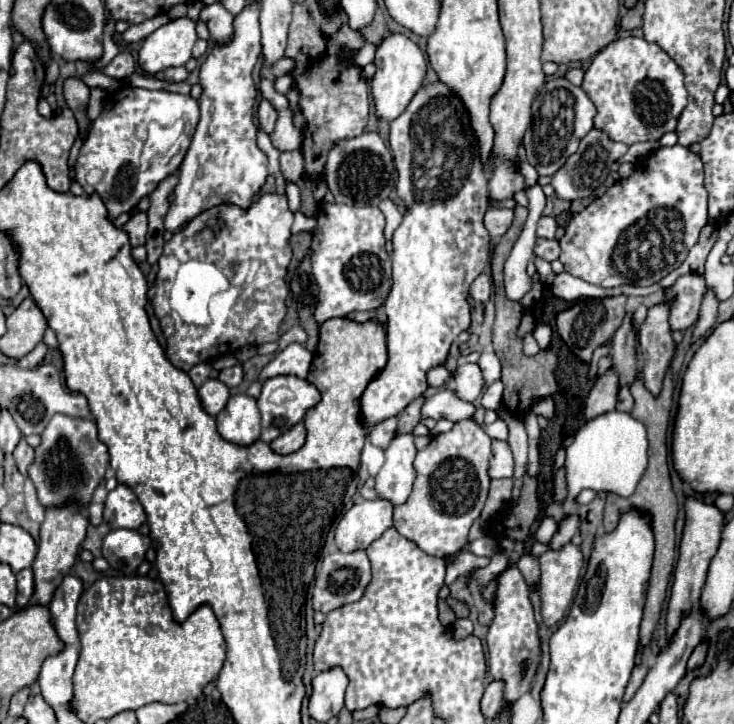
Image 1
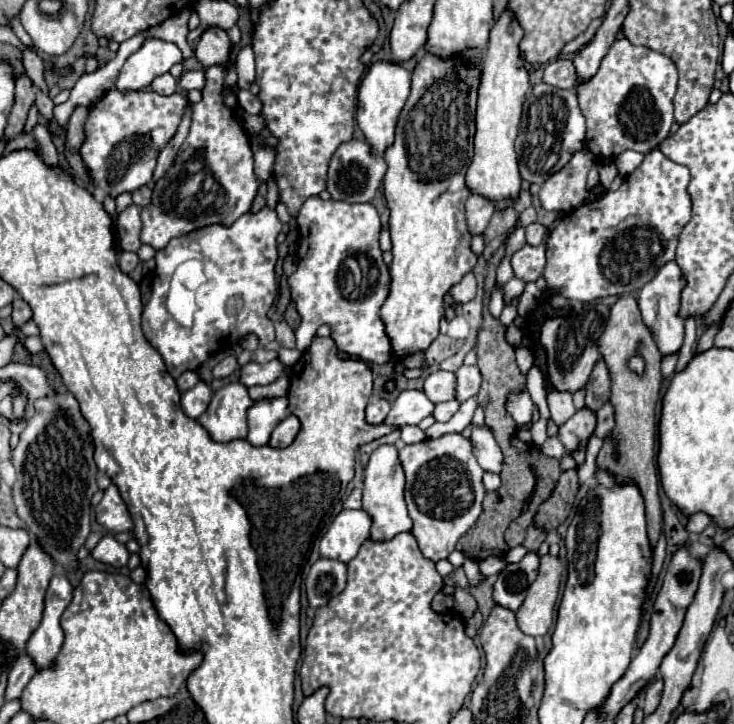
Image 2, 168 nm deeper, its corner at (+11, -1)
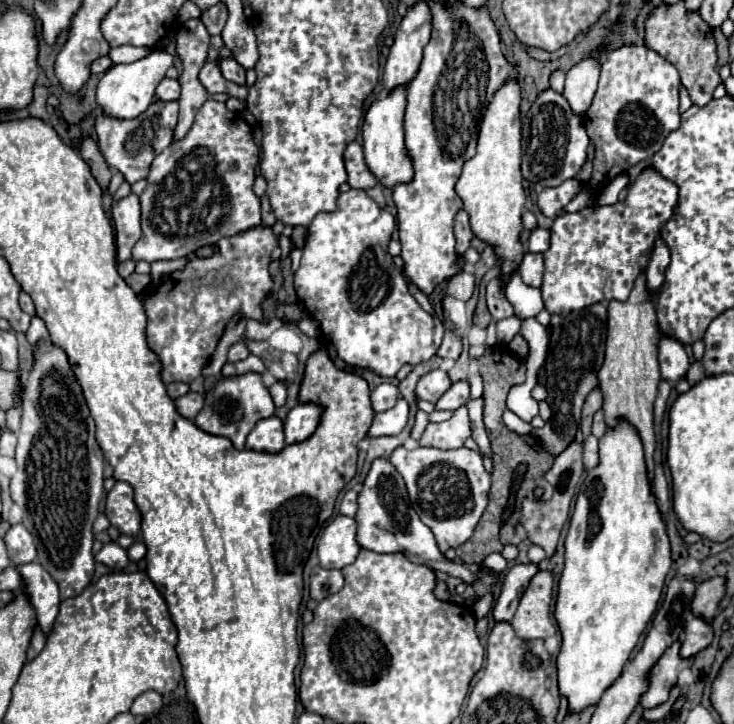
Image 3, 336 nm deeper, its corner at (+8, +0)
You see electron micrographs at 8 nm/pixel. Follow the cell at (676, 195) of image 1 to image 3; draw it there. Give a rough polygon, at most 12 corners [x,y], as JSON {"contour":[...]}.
{"contour":[[647,167],[623,203],[559,215],[545,309],[627,301],[679,189]]}

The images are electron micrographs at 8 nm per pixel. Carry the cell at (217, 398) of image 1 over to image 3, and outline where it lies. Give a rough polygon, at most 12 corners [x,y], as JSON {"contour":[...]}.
{"contour":[[189,391],[175,399],[181,417],[193,421],[203,395]]}

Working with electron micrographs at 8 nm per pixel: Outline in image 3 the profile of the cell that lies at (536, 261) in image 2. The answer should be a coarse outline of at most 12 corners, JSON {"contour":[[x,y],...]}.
{"contour":[[525,253],[519,275],[525,285],[541,287],[543,255]]}

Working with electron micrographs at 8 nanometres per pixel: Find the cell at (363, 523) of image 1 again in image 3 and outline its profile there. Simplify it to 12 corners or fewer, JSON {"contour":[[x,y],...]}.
{"contour":[[337,515],[317,545],[323,569],[351,565],[361,547],[355,519]]}

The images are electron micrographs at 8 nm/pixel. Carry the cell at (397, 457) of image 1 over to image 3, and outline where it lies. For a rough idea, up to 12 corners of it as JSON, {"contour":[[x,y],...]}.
{"contour":[[375,459],[357,499],[357,543],[475,583],[445,559],[403,477]]}

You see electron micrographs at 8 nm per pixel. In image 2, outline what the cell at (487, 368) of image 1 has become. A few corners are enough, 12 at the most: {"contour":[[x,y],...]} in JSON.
{"contour":[[460,366],[456,372],[456,400],[478,394],[482,374],[478,366]]}

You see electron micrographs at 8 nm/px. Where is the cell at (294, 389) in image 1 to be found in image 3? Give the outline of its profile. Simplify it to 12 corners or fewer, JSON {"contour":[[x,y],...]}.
{"contour":[[261,419],[247,449],[279,453],[285,447],[283,421]]}

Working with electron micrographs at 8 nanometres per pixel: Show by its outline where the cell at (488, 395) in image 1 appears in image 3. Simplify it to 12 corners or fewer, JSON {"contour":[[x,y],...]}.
{"contour":[[467,407],[429,423],[419,445],[459,449],[469,437]]}

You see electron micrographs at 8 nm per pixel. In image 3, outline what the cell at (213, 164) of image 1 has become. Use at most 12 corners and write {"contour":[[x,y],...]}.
{"contour":[[207,101],[159,153],[131,259],[261,225],[259,147]]}

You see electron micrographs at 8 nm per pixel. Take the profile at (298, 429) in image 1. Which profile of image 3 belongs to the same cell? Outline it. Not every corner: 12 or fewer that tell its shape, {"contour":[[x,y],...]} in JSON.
{"contour":[[299,403],[285,419],[285,443],[309,439],[323,415],[319,403]]}

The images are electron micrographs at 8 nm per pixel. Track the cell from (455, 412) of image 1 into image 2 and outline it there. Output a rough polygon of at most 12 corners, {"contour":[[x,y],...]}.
{"contour":[[420,390],[396,398],[386,424],[418,424],[434,404]]}

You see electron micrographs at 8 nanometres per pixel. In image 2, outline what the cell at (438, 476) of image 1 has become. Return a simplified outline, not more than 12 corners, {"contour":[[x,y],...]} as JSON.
{"contour":[[470,438],[400,450],[420,552],[438,562],[482,512]]}

